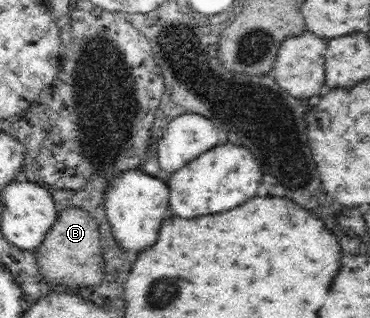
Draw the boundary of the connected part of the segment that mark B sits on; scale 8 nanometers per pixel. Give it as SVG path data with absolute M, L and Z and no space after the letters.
M72 207L58 212L55 224L37 247L37 266L47 283L61 284L65 289L98 285L105 276L105 254L98 224L84 208Z

